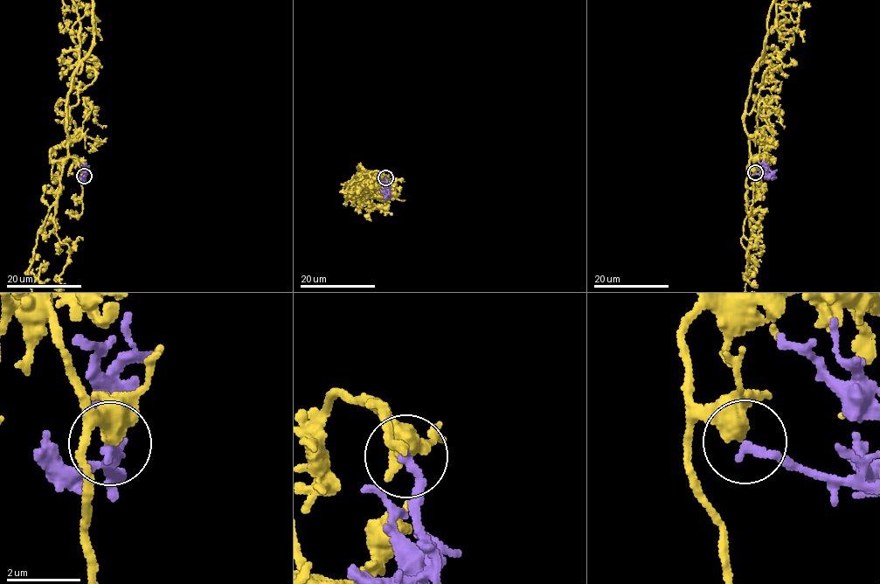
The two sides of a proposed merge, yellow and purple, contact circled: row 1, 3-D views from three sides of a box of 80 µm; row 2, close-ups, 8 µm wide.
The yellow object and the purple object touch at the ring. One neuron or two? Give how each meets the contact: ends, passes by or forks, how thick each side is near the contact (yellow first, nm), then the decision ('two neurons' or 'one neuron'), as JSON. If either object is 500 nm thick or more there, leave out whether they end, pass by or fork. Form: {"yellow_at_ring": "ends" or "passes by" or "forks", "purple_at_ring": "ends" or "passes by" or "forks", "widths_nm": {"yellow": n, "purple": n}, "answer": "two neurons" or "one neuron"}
{"yellow_at_ring": "passes by", "purple_at_ring": "ends", "widths_nm": {"yellow": 420, "purple": 260}, "answer": "one neuron"}

